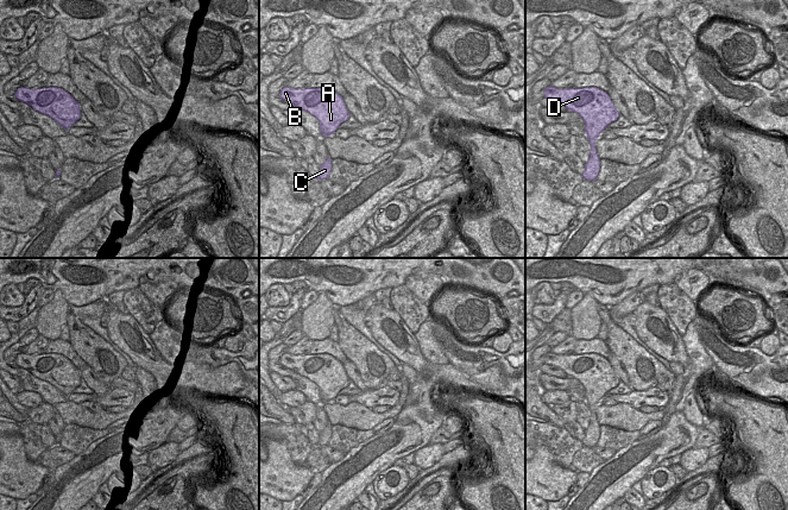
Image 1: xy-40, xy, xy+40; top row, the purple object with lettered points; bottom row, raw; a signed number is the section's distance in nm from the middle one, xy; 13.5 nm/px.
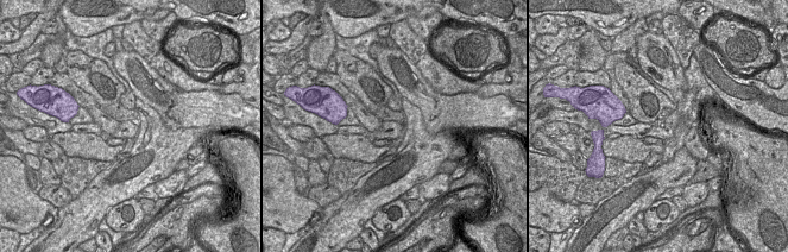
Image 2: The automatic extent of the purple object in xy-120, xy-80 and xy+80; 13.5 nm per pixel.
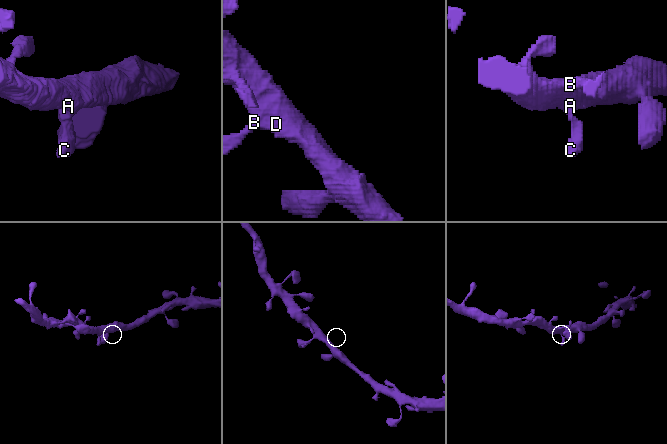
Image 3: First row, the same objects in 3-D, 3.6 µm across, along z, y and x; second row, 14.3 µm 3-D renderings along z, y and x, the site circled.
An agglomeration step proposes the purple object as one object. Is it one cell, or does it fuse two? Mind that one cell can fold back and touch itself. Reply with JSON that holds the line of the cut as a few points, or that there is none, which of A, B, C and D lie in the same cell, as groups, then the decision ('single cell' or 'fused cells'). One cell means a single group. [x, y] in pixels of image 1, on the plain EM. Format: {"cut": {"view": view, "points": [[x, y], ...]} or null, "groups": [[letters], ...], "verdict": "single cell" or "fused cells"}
{"cut": null, "groups": [["A", "B", "C", "D"]], "verdict": "single cell"}

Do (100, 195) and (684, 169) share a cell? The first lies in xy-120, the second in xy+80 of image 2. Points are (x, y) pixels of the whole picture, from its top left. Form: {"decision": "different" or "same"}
{"decision": "same"}

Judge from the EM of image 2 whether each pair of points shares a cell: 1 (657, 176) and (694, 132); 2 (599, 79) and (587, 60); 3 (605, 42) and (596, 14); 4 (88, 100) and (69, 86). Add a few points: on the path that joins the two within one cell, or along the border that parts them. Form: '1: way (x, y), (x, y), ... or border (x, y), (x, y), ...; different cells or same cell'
1: border (684, 146), (697, 161); different cells
2: border (601, 68), (594, 71), (579, 71); different cells
3: border (596, 30), (610, 38); different cells
4: way (83, 99), (74, 90); same cell

